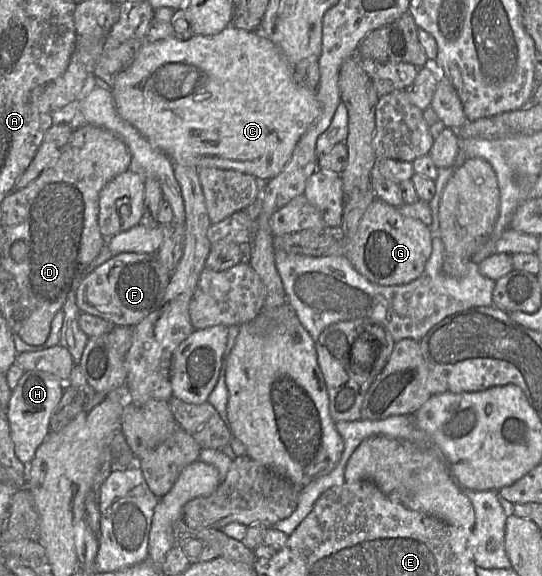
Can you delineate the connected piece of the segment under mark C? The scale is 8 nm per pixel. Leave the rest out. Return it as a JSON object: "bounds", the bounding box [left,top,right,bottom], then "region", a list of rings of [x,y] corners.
{"bounds":[111,25,320,181],"region":[[[233,25],[215,35],[193,35],[187,40],[169,37],[144,43],[132,64],[116,79],[111,91],[120,117],[134,126],[156,149],[164,152],[173,164],[191,166],[197,170],[202,168],[234,170],[266,181],[281,173],[297,143],[320,114],[316,91],[296,82],[294,65],[287,60],[281,50],[260,31],[248,31]]]}

